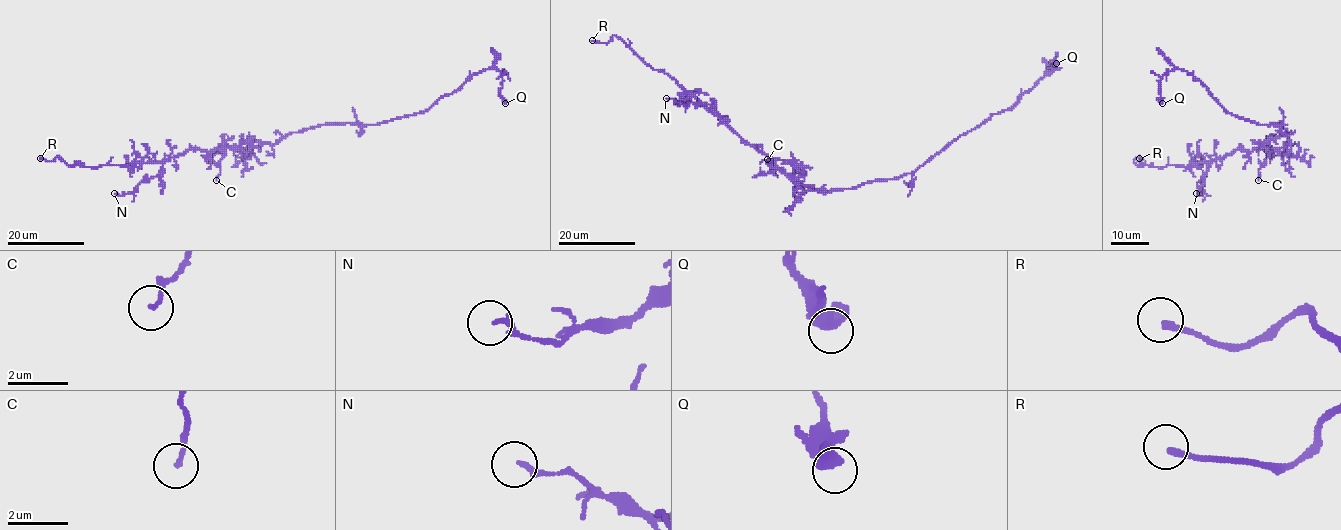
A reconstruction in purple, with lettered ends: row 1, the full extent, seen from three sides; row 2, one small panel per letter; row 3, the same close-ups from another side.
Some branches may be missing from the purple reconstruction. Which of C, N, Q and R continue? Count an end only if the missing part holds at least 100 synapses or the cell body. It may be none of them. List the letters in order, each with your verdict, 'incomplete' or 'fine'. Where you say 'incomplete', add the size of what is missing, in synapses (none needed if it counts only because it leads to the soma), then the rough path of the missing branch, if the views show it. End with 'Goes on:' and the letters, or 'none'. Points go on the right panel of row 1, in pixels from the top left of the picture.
C: fine
N: fine
Q: fine
R: incomplete | (1139, 158), (1144, 157), (1180, 183), (1188, 184)
Goes on: R

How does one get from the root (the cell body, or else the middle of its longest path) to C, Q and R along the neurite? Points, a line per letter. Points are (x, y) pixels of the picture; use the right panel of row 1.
C: (1288, 136), (1290, 144), (1286, 147), (1265, 150), (1265, 162), (1259, 170), (1258, 180)
Q: (1288, 136), (1278, 123), (1261, 125), (1230, 113), (1185, 70), (1173, 68), (1161, 78), (1159, 93), (1162, 103)
R: (1288, 136), (1286, 147), (1236, 149), (1213, 161), (1186, 166), (1138, 165), (1134, 160), (1139, 158)

